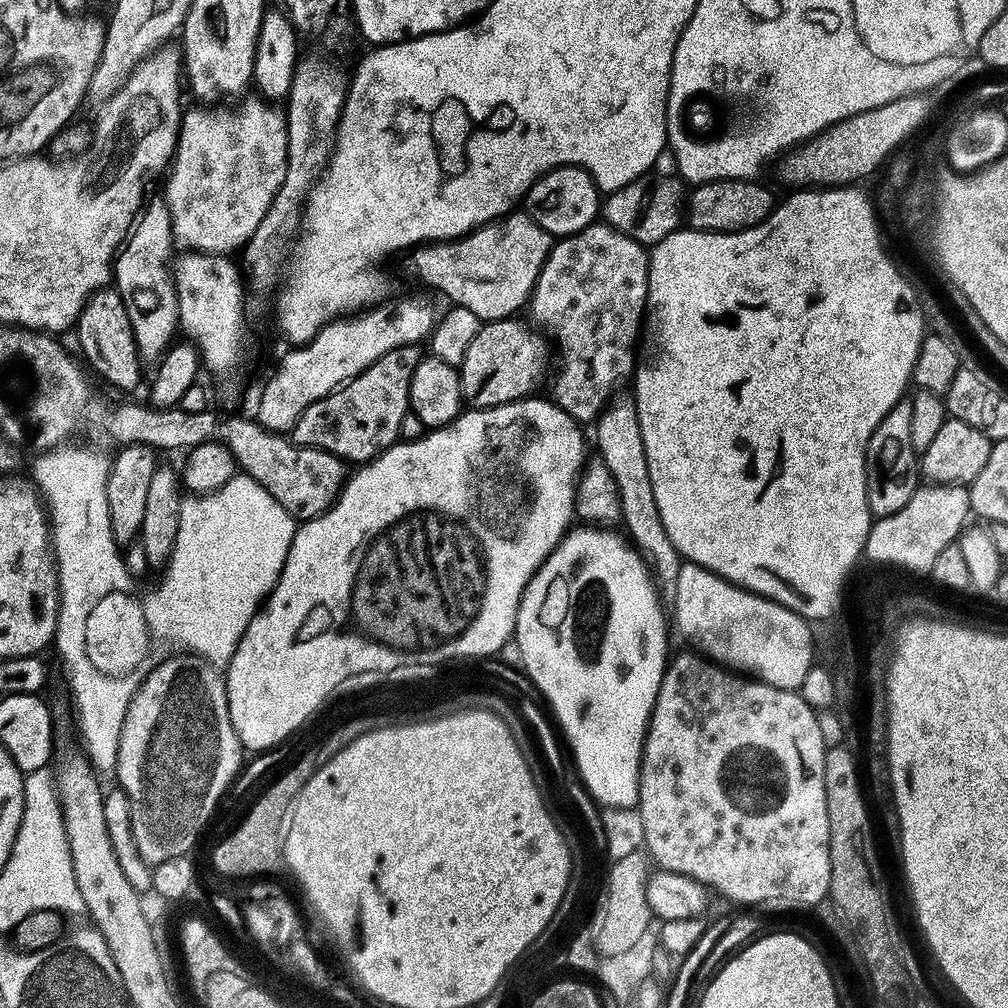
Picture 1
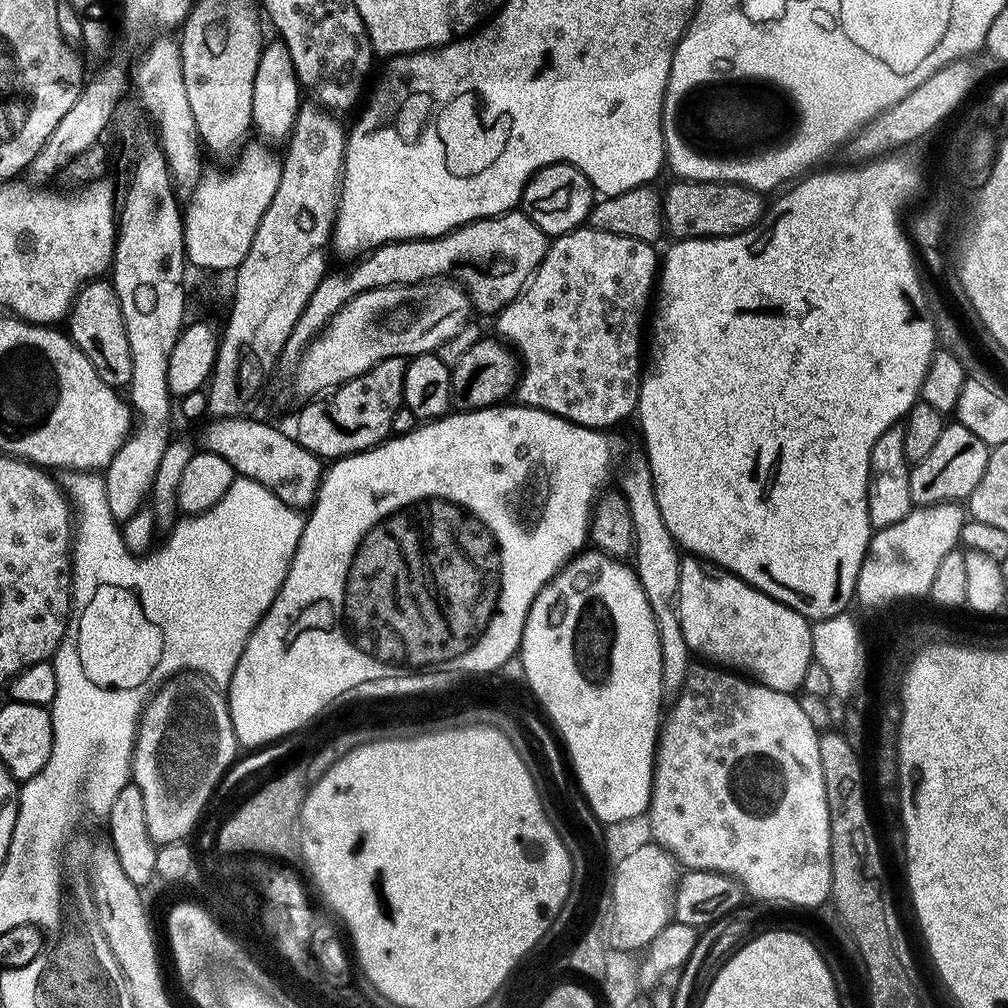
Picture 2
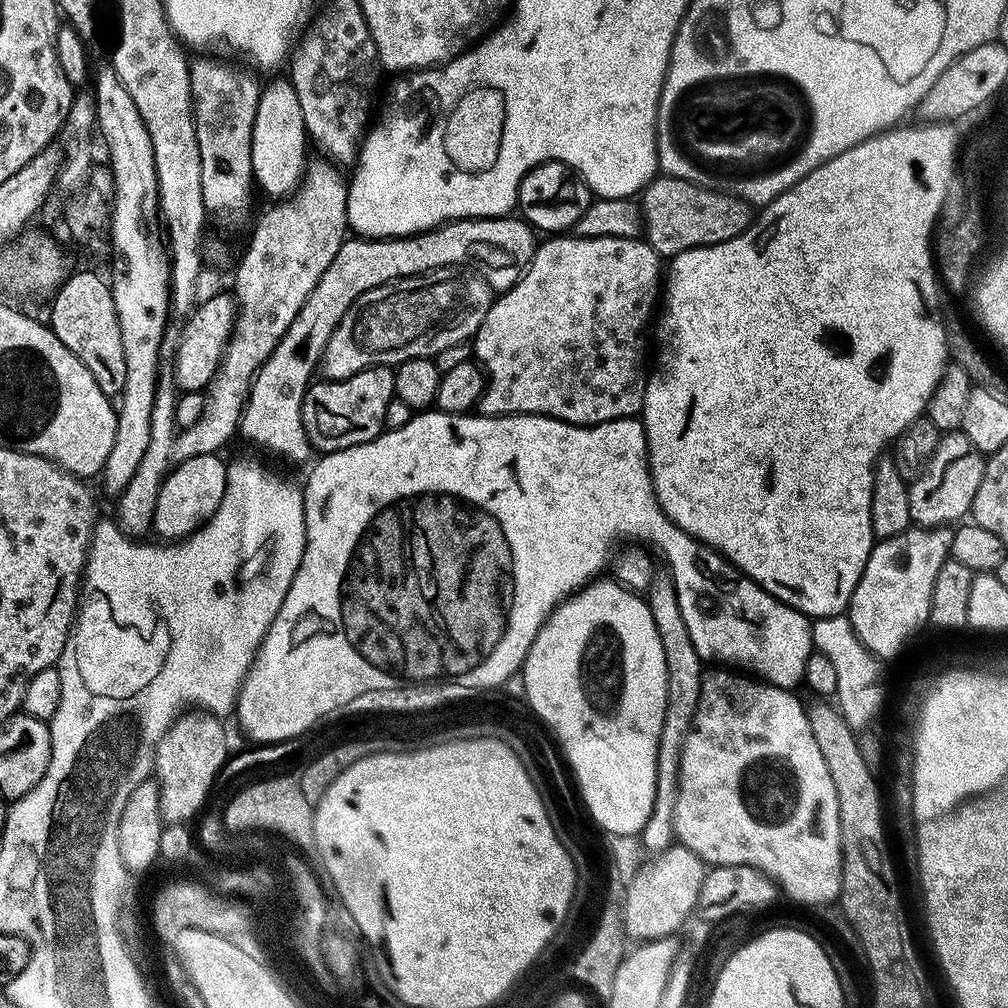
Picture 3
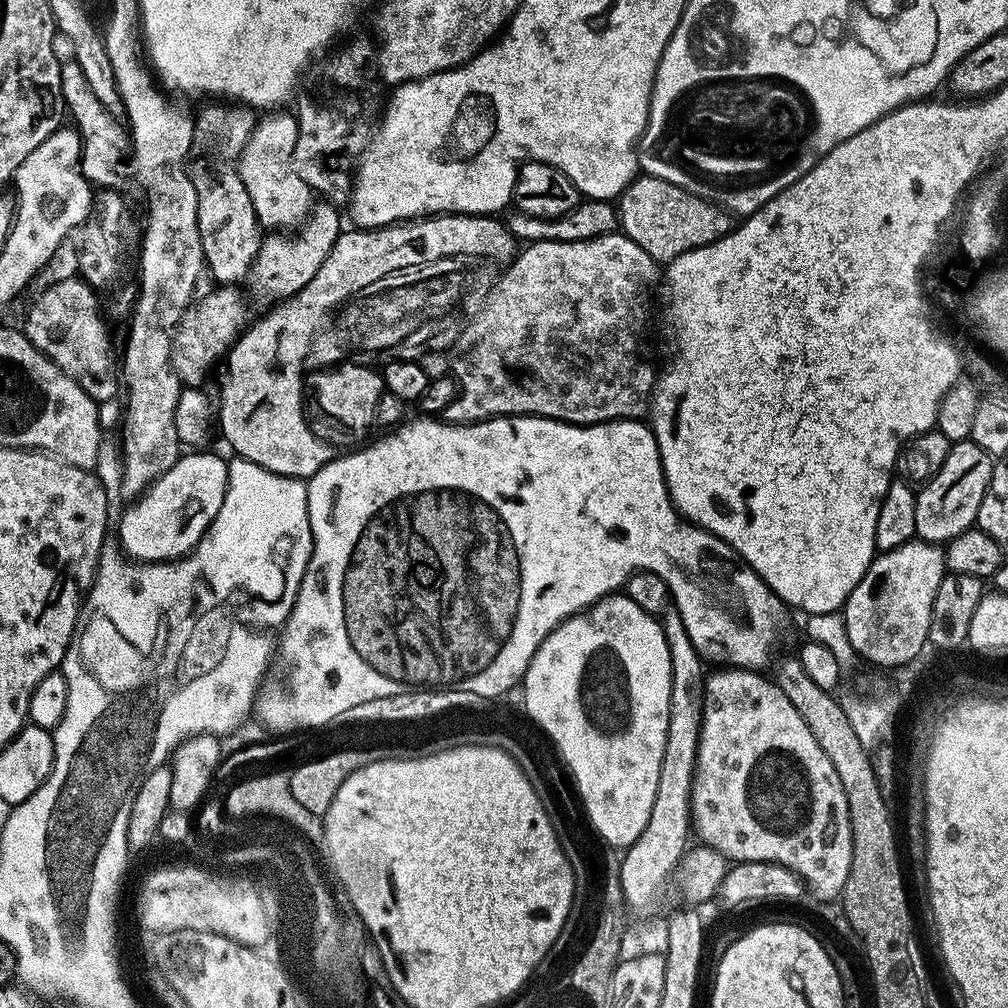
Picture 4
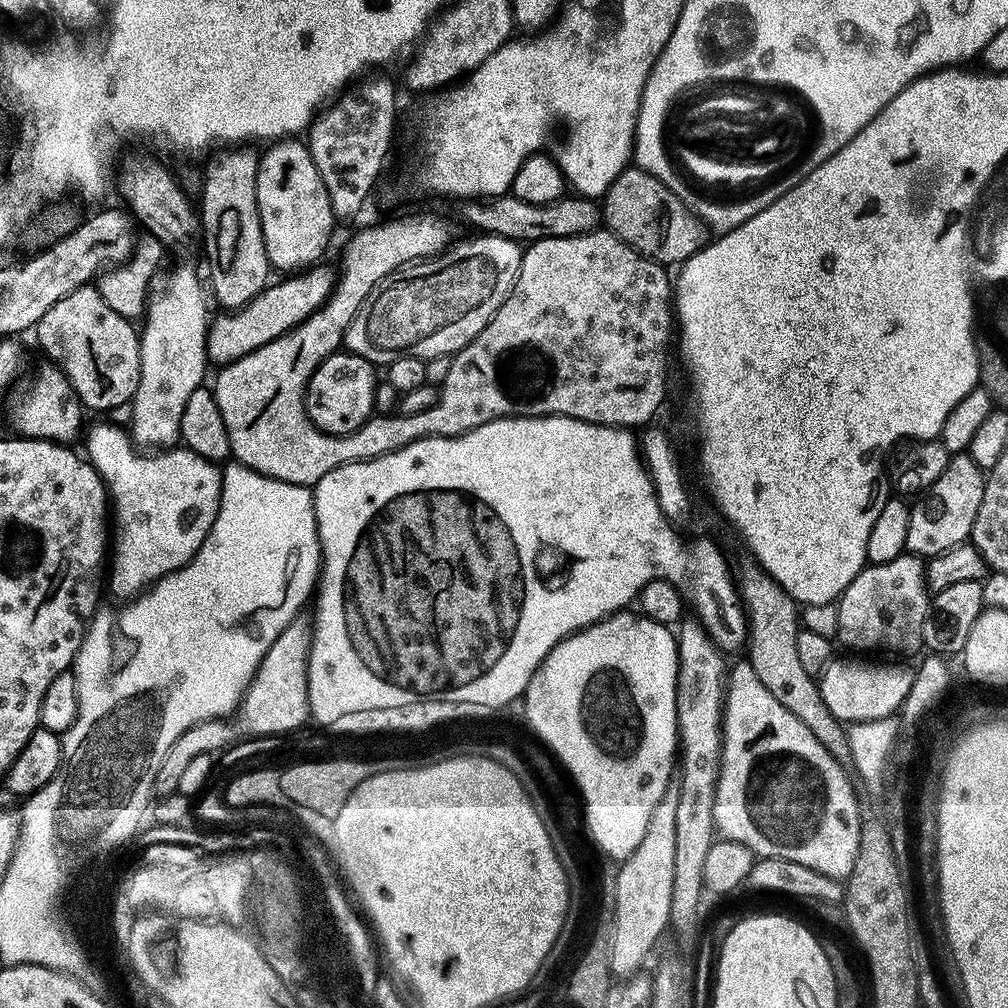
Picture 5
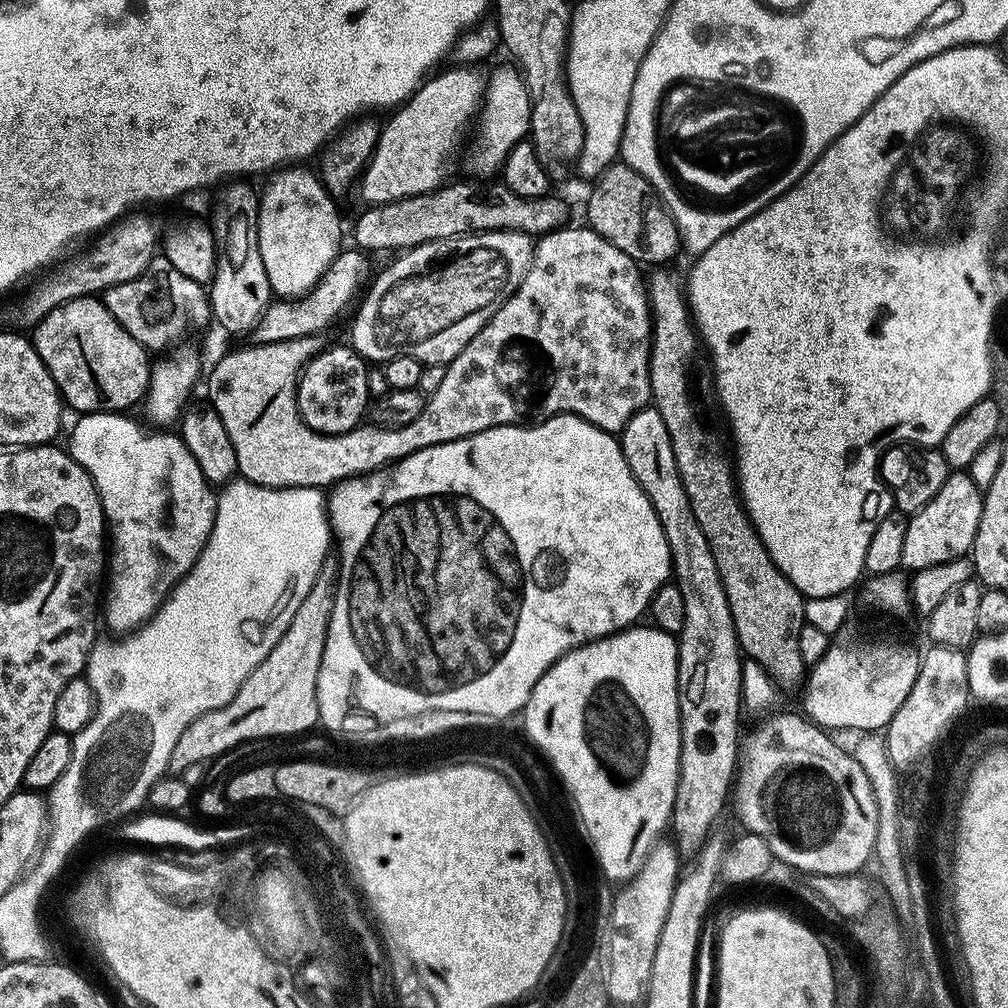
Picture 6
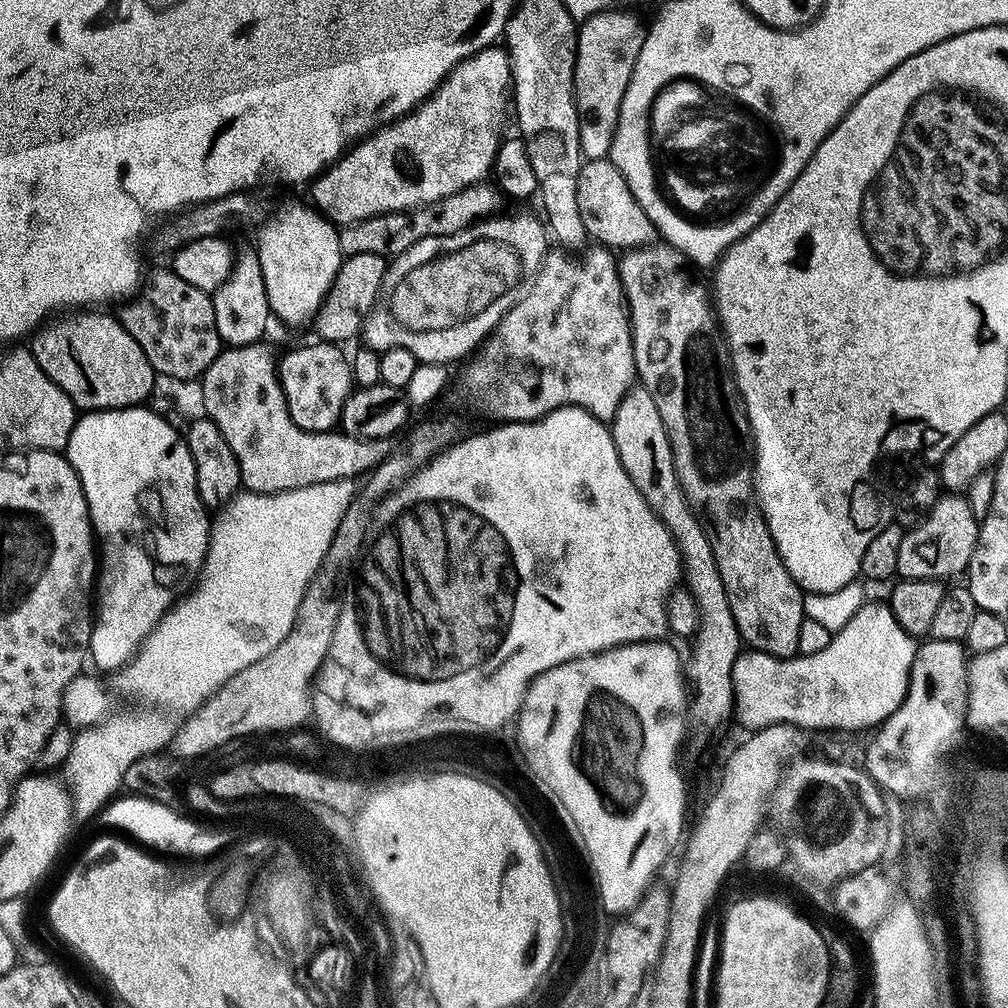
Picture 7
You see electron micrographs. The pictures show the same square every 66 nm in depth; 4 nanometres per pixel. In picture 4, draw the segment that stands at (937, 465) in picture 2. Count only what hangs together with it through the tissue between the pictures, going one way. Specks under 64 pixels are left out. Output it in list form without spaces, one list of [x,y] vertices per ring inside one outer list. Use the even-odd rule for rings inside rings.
[[[972,439],[957,440],[946,454],[942,466],[933,474],[926,483],[919,485],[916,492],[916,505],[914,506],[914,526],[916,536],[919,539],[928,541],[929,544],[943,545],[953,540],[958,534],[973,527],[978,514],[978,506],[982,506],[982,498],[988,489],[988,483],[992,477],[993,457],[988,455],[976,445]]]

